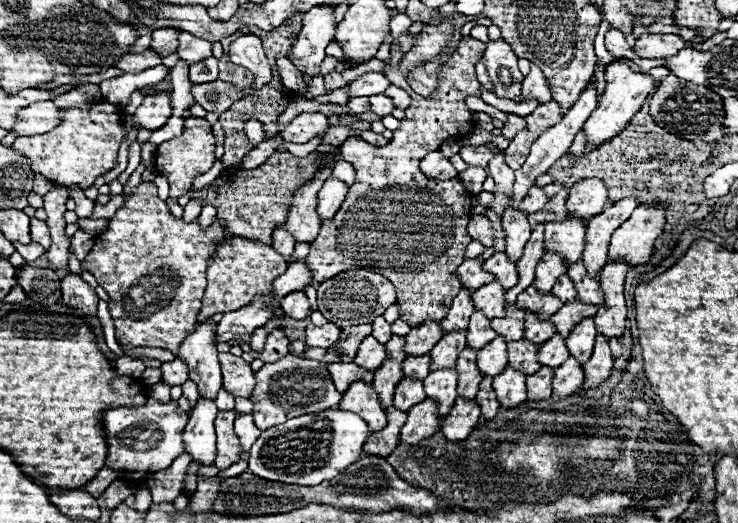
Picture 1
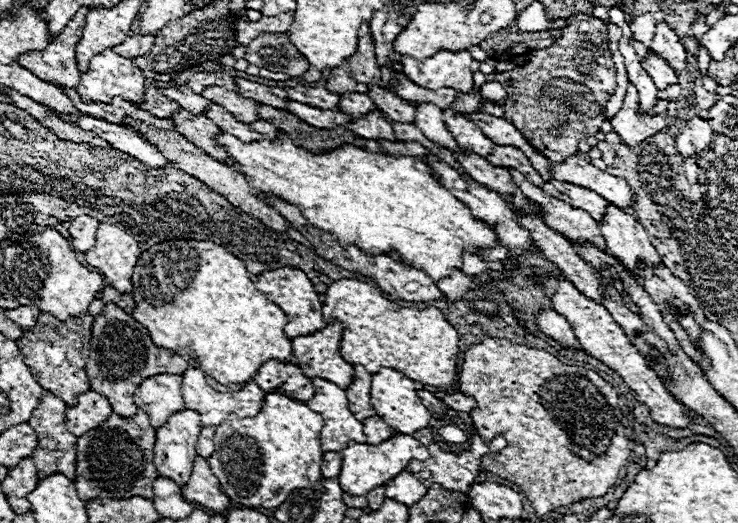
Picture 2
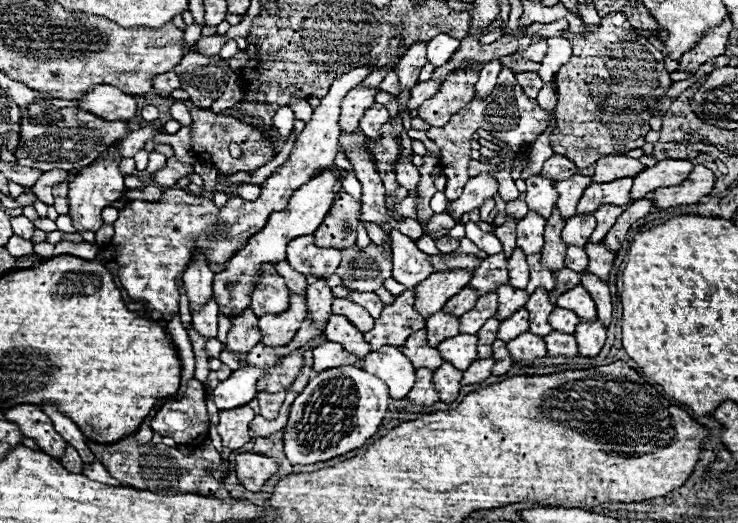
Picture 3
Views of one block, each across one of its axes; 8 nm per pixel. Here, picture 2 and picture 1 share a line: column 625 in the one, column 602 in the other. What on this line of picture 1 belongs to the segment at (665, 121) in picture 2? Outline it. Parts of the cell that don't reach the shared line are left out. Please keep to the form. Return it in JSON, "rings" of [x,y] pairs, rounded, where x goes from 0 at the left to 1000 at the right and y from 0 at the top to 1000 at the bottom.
{"rings":[[[840,111],[824,122],[821,130],[821,172],[818,184],[810,195],[810,207],[805,210],[805,218],[799,222],[799,229],[794,229],[791,237],[791,252],[797,260],[797,275],[818,275],[824,268],[829,268],[832,260],[837,260],[856,229],[856,222],[870,207],[873,191],[878,187],[878,180],[886,168],[886,149],[870,141],[870,138],[859,138],[851,126],[851,111]]]}

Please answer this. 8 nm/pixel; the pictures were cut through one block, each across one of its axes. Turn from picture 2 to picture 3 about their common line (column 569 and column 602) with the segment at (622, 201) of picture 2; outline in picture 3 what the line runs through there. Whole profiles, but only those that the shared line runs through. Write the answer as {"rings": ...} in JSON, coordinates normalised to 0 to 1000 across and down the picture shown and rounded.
{"rings":[[[818,298],[816,306],[808,310],[805,321],[805,348],[827,348],[827,344],[837,344],[843,337],[862,337],[864,329],[870,329],[875,317],[862,306],[862,302],[851,302],[851,298]]]}

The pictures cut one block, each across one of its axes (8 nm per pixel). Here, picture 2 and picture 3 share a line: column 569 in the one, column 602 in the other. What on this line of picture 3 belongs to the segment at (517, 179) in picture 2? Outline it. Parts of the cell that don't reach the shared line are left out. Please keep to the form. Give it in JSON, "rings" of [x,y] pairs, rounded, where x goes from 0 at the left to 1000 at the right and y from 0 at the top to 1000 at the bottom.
{"rings":[[[816,390],[808,398],[805,413],[810,421],[802,451],[799,451],[799,463],[816,463],[821,444],[832,432],[832,421],[843,409],[843,398],[840,394],[832,394],[832,390]]]}

